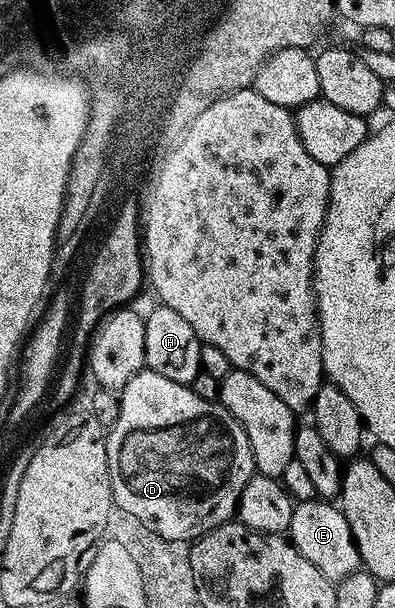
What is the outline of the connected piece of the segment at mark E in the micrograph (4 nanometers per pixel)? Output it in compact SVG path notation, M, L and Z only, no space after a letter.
M319 498L299 501L292 509L287 535L302 558L314 562L314 566L318 566L318 570L322 570L322 574L326 574L330 581L339 582L361 567L354 534L350 534L344 513L335 503Z

